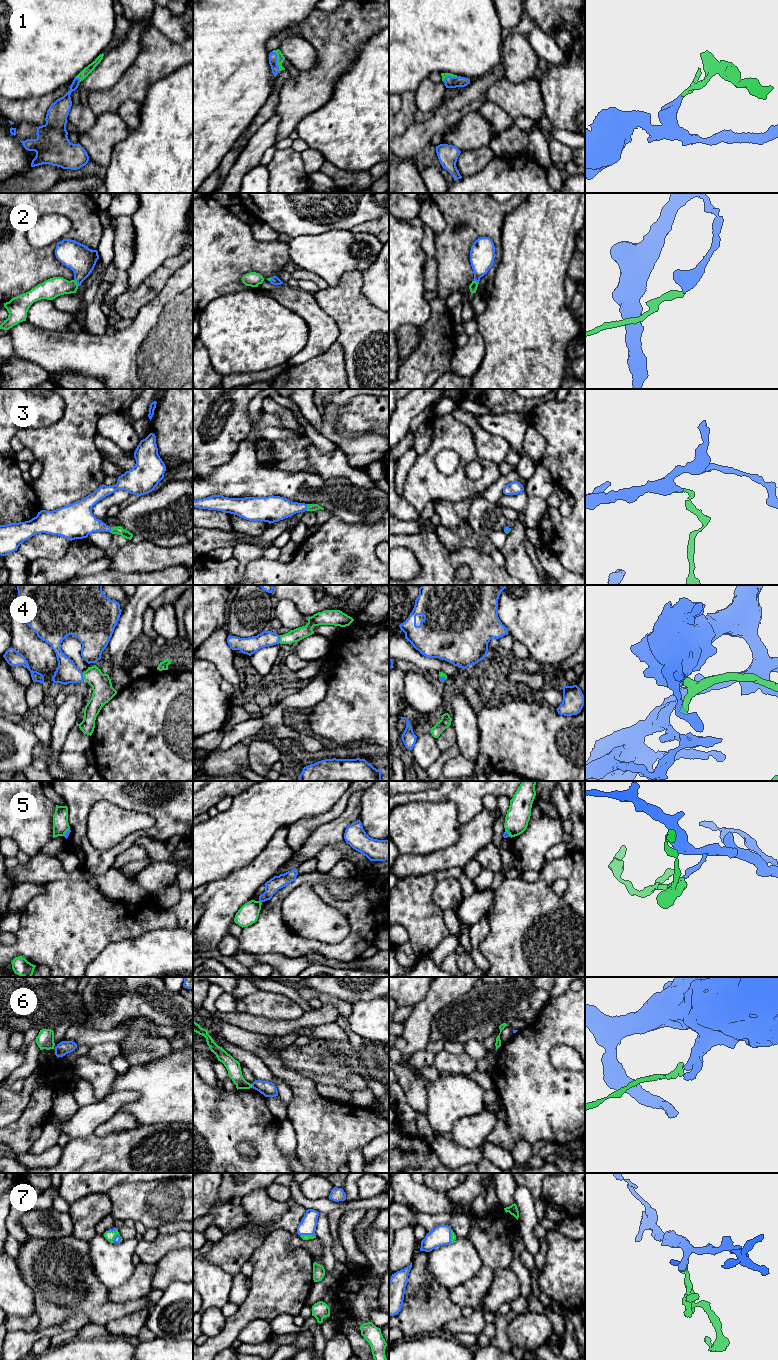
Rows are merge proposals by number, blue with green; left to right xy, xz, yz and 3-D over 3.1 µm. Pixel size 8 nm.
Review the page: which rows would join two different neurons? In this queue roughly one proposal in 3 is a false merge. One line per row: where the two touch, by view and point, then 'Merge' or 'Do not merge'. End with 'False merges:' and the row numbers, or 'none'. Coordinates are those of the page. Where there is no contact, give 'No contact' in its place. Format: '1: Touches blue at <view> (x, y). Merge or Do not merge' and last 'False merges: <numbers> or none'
1: Touches blue at xz (276, 60). Merge
2: Touches blue at xy (76, 281). Merge
3: Touches blue at xz (306, 507). Merge
4: Touches blue at xy (82, 676). Merge
5: Touches blue at xz (260, 901). Do not merge
6: Touches blue at xz (252, 1086). Do not merge
7: Touches blue at xz (308, 1234). Merge
False merges: 5, 6

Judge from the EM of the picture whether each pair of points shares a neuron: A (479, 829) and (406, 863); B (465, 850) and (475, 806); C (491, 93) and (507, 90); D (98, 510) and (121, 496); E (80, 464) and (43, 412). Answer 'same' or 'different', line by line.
A: same
B: different
C: same
D: same
E: different

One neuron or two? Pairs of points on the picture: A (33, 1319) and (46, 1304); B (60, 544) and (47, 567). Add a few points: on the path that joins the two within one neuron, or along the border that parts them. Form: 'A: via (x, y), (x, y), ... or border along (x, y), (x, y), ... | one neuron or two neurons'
A: border along (34, 1313), (39, 1319), (36, 1330) | two neurons
B: border along (70, 546), (60, 558), (36, 558), (30, 562) | two neurons

